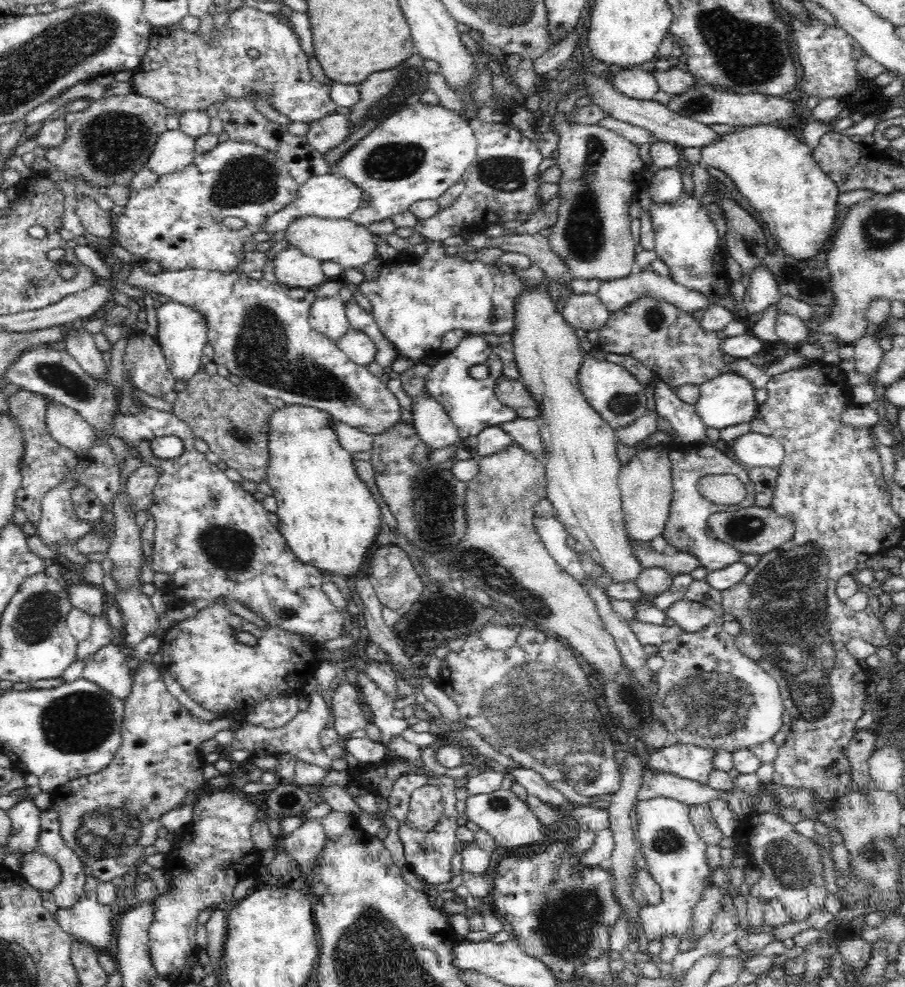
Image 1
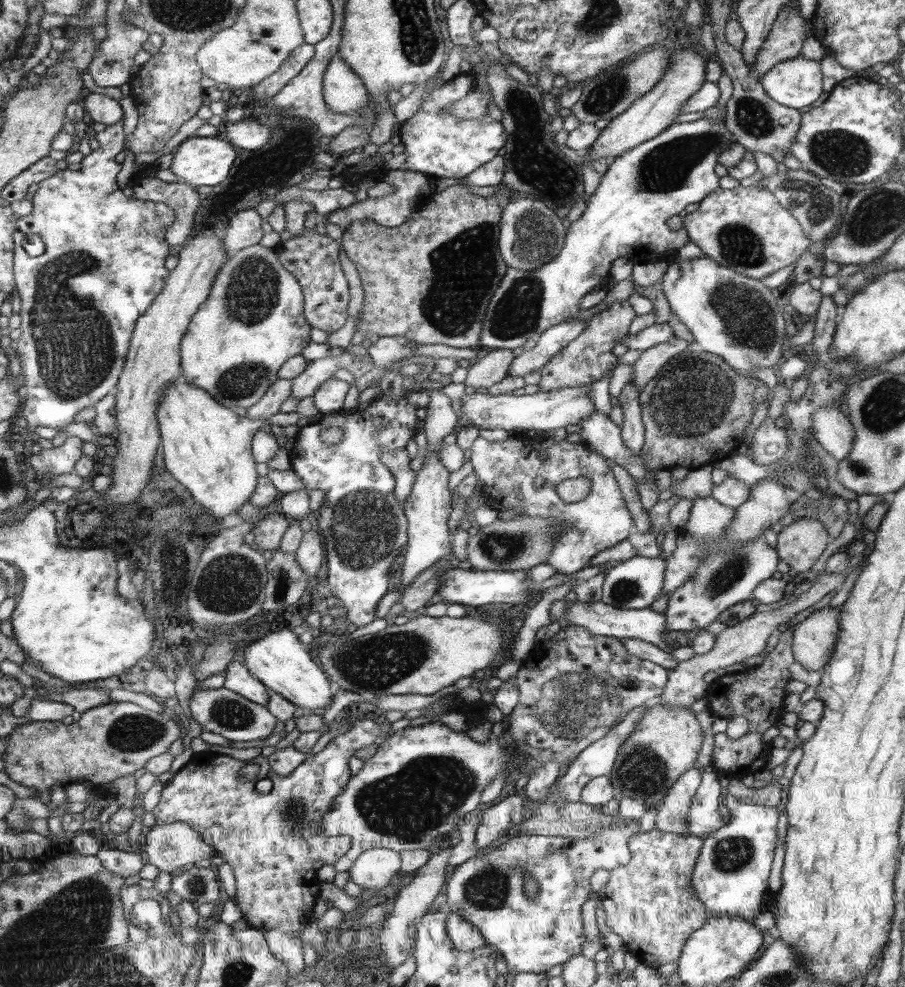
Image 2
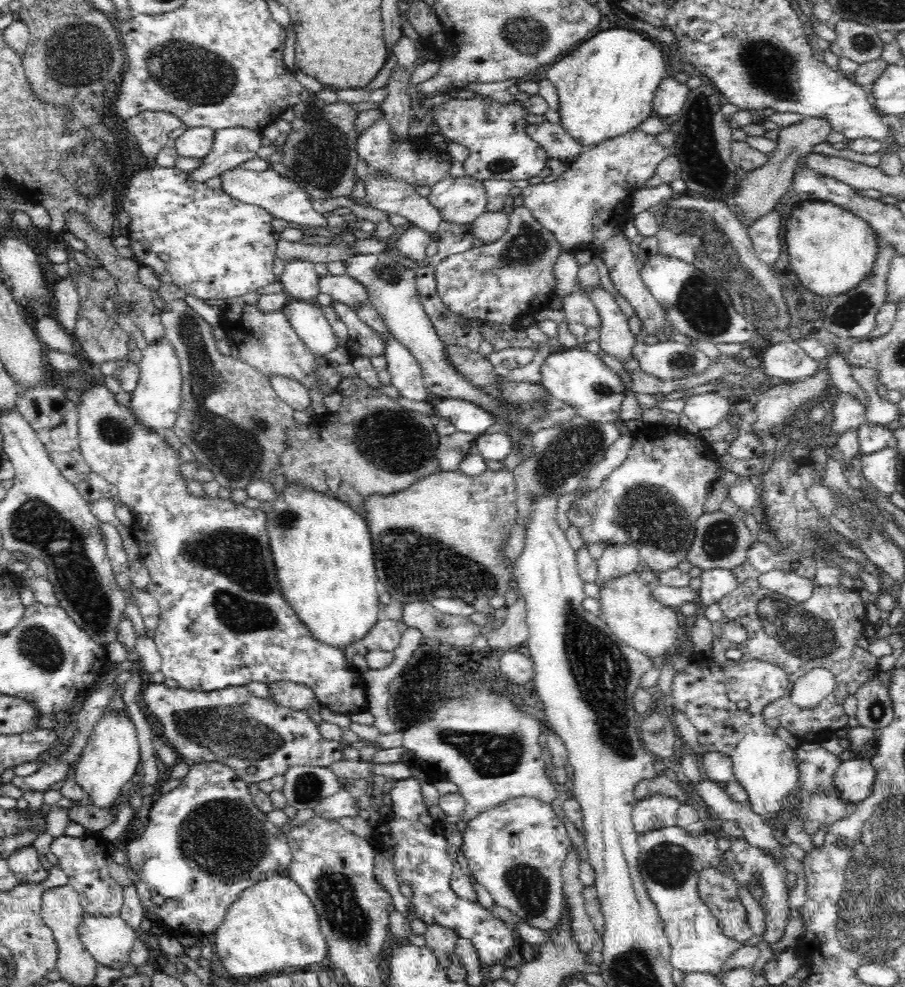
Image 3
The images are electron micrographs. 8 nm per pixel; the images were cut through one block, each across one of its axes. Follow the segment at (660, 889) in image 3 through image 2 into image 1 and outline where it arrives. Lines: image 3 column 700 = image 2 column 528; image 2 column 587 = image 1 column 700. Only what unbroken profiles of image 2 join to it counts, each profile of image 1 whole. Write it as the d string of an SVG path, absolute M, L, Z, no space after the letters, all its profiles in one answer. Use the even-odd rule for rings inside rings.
M649 798L636 801L635 812L638 814L638 844L642 844L642 852L648 864L647 870L655 878L661 888L661 901L658 904L642 907L639 910L639 918L642 922L644 933L648 942L655 939L676 938L679 952L688 952L696 948L696 940L692 934L692 908L702 900L702 892L710 886L710 866L706 859L707 844L696 832L690 818L689 808L674 798Z

